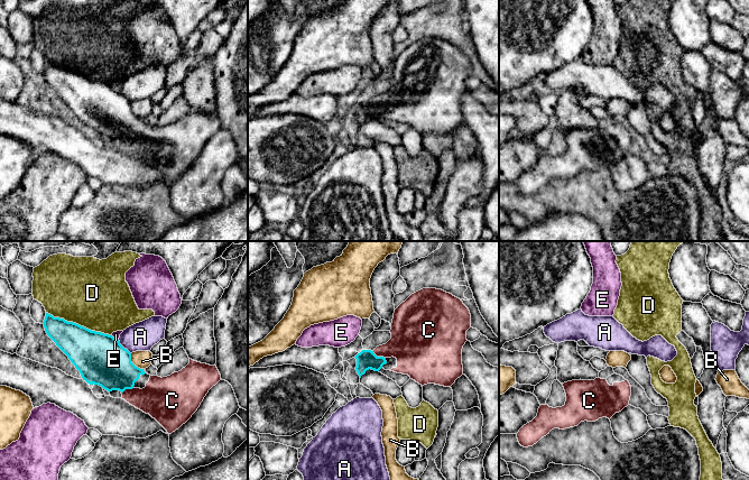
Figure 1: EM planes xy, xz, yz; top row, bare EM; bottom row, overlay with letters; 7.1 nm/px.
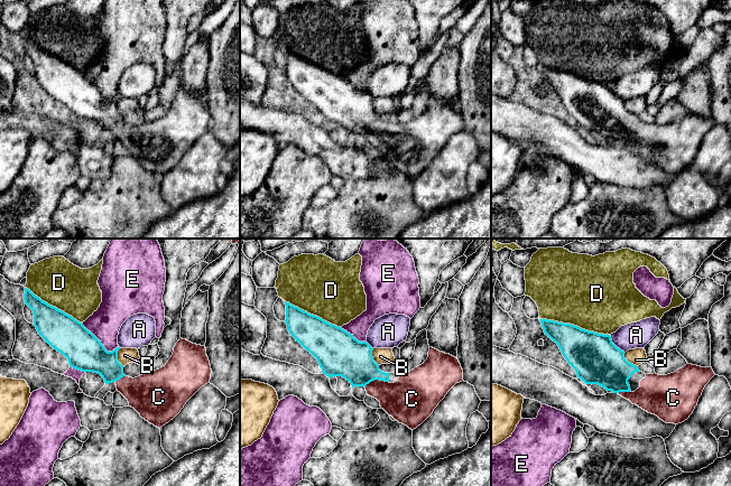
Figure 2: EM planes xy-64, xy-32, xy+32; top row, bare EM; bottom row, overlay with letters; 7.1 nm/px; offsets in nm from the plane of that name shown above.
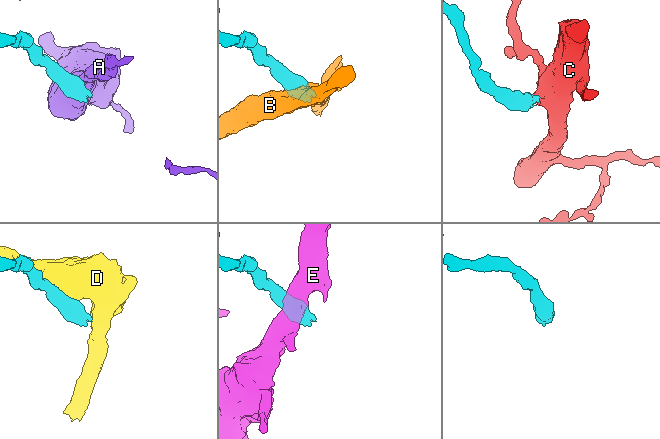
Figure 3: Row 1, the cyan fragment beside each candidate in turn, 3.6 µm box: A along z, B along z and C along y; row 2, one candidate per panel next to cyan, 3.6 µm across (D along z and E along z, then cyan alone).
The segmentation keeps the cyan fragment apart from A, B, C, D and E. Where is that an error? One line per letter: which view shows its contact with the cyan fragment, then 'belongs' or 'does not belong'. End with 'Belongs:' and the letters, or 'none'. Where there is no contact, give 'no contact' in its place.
A: contact in xy; does not belong
B: contact in xy; does not belong
C: contact in xz; belongs
D: contact in xy; does not belong
E: contact in xy; does not belong
Belongs: C

